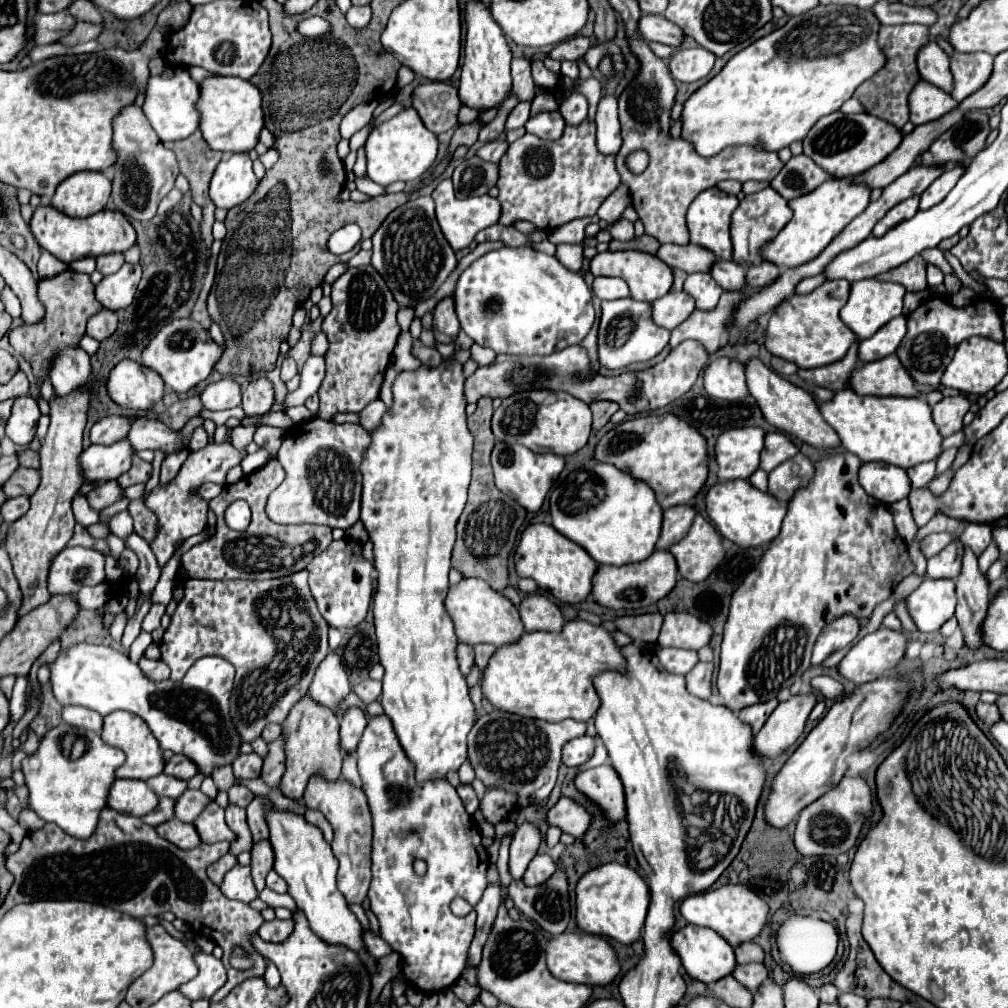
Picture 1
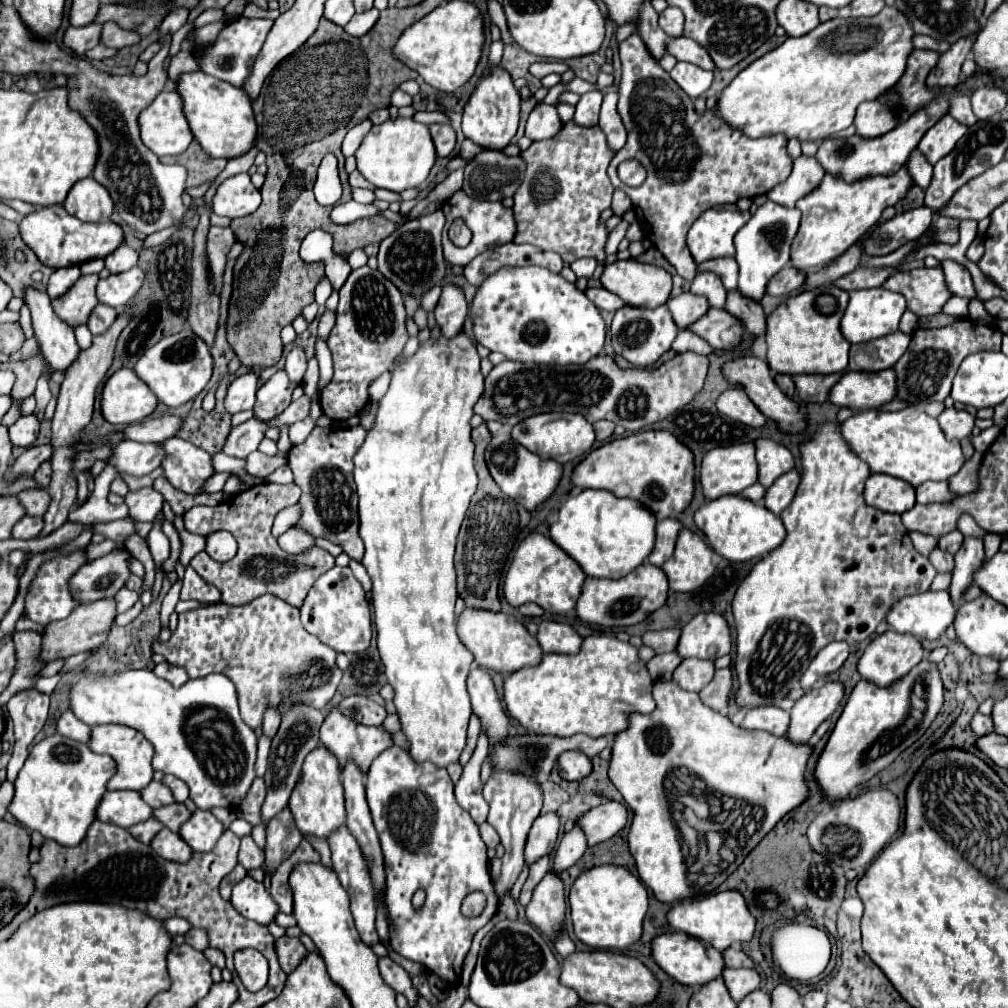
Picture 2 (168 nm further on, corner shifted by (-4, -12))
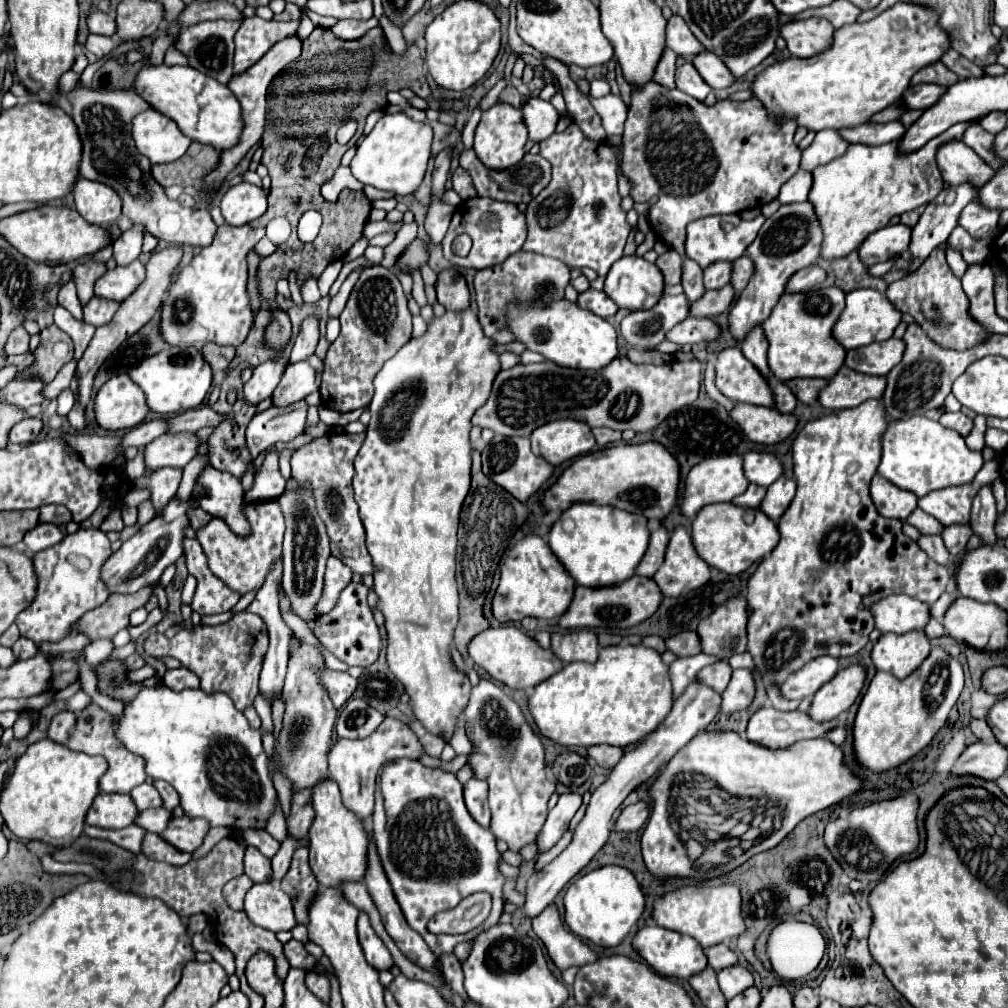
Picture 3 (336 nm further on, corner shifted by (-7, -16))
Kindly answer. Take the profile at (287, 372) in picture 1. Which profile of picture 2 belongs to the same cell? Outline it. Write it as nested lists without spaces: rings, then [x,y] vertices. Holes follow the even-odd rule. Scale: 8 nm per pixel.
[[[293,348],[287,354],[287,362],[285,362],[285,372],[287,372],[289,380],[295,382],[295,384],[301,384],[303,376],[305,376],[305,370],[307,370],[307,358],[305,358],[303,350]]]

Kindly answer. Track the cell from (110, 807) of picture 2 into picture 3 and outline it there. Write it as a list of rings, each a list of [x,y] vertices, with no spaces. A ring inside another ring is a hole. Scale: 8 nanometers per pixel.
[[[98,794],[86,814],[88,826],[98,828],[124,828],[134,822],[136,806],[128,794]]]

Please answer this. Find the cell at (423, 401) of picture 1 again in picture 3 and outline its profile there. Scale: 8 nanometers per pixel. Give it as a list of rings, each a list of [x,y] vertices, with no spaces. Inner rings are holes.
[[[472,308],[460,310],[460,312],[446,312],[444,316],[434,316],[428,322],[426,332],[420,338],[410,338],[384,366],[382,370],[376,374],[374,378],[374,388],[376,394],[372,398],[370,404],[370,424],[368,424],[368,432],[364,438],[364,444],[354,460],[356,466],[356,476],[354,476],[354,498],[356,504],[360,508],[360,518],[362,524],[366,528],[366,546],[368,552],[374,560],[376,572],[374,572],[374,586],[376,586],[376,594],[380,596],[380,612],[386,618],[386,630],[388,630],[388,650],[386,650],[386,658],[388,658],[388,666],[394,672],[396,678],[400,678],[400,682],[404,684],[406,692],[410,694],[410,704],[414,706],[414,714],[416,718],[426,726],[426,730],[430,730],[432,734],[446,734],[446,738],[452,738],[452,732],[456,728],[456,718],[458,714],[466,708],[468,704],[468,696],[470,696],[470,682],[464,674],[460,674],[454,664],[450,662],[450,646],[452,646],[452,636],[454,636],[454,628],[456,628],[456,620],[458,620],[458,588],[456,588],[456,578],[454,578],[454,568],[456,568],[456,544],[458,544],[458,522],[460,522],[460,510],[462,510],[462,502],[470,490],[470,438],[468,432],[472,428],[470,418],[474,416],[474,412],[478,408],[482,408],[482,404],[488,400],[490,390],[492,390],[492,382],[496,378],[496,374],[500,372],[500,360],[498,354],[494,352],[494,340],[490,340],[488,336],[484,336],[478,314]]]

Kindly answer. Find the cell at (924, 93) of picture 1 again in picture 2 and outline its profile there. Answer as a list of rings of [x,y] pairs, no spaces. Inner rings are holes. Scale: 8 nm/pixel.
[[[945,114],[939,118],[935,126],[929,128],[929,132],[923,134],[919,142],[919,150],[927,156],[931,164],[935,164],[941,156],[947,156],[953,150],[953,144],[967,132],[965,124],[959,124],[953,116]]]

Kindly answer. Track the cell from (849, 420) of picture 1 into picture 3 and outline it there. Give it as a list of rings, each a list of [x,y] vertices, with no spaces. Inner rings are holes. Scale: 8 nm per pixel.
[[[916,416],[888,422],[888,430],[882,438],[882,462],[878,466],[878,474],[920,498],[934,490],[970,484],[982,466],[982,452],[970,450],[958,432],[948,430],[926,416]]]

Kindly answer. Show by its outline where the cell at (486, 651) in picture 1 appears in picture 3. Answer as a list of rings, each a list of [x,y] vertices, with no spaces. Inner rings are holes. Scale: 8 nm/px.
[[[468,780],[464,784],[464,800],[470,816],[482,826],[490,824],[490,808],[488,808],[488,784],[482,780]]]

